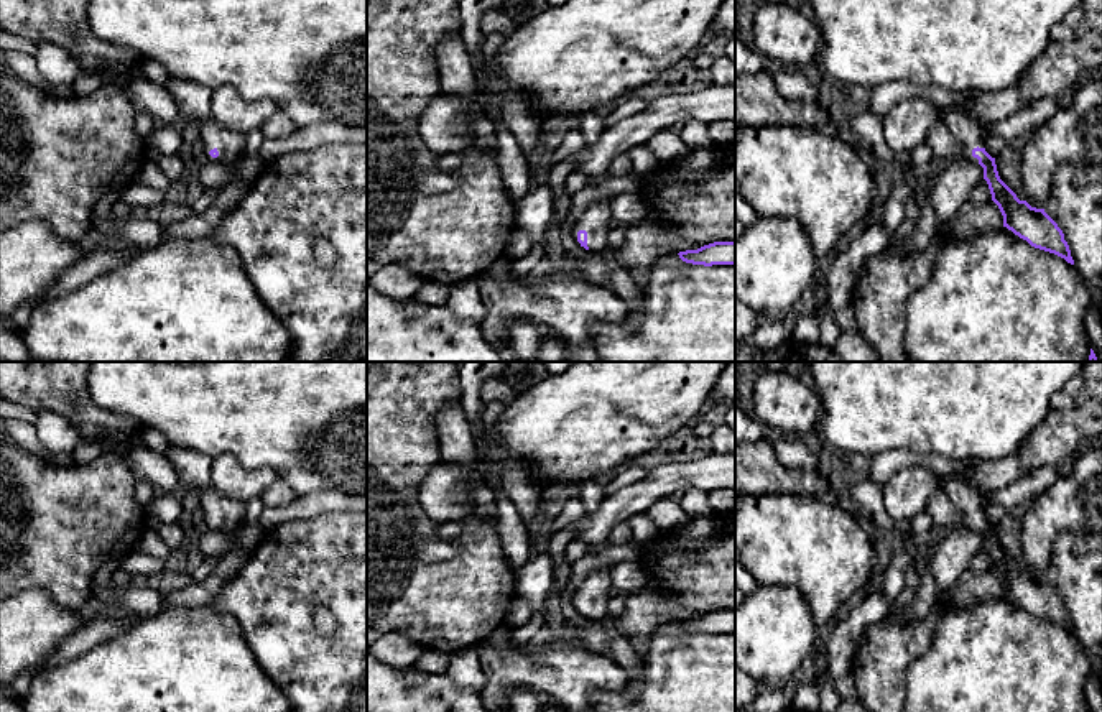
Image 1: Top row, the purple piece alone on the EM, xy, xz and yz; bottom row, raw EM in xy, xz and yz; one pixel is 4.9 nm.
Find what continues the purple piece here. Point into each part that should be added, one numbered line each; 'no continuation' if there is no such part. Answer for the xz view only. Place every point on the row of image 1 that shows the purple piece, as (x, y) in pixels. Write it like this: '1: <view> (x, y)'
1: xz (596, 221)

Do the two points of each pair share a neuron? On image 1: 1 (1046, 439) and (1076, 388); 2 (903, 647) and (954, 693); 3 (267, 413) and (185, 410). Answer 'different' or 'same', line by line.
1: same
2: different
3: same

